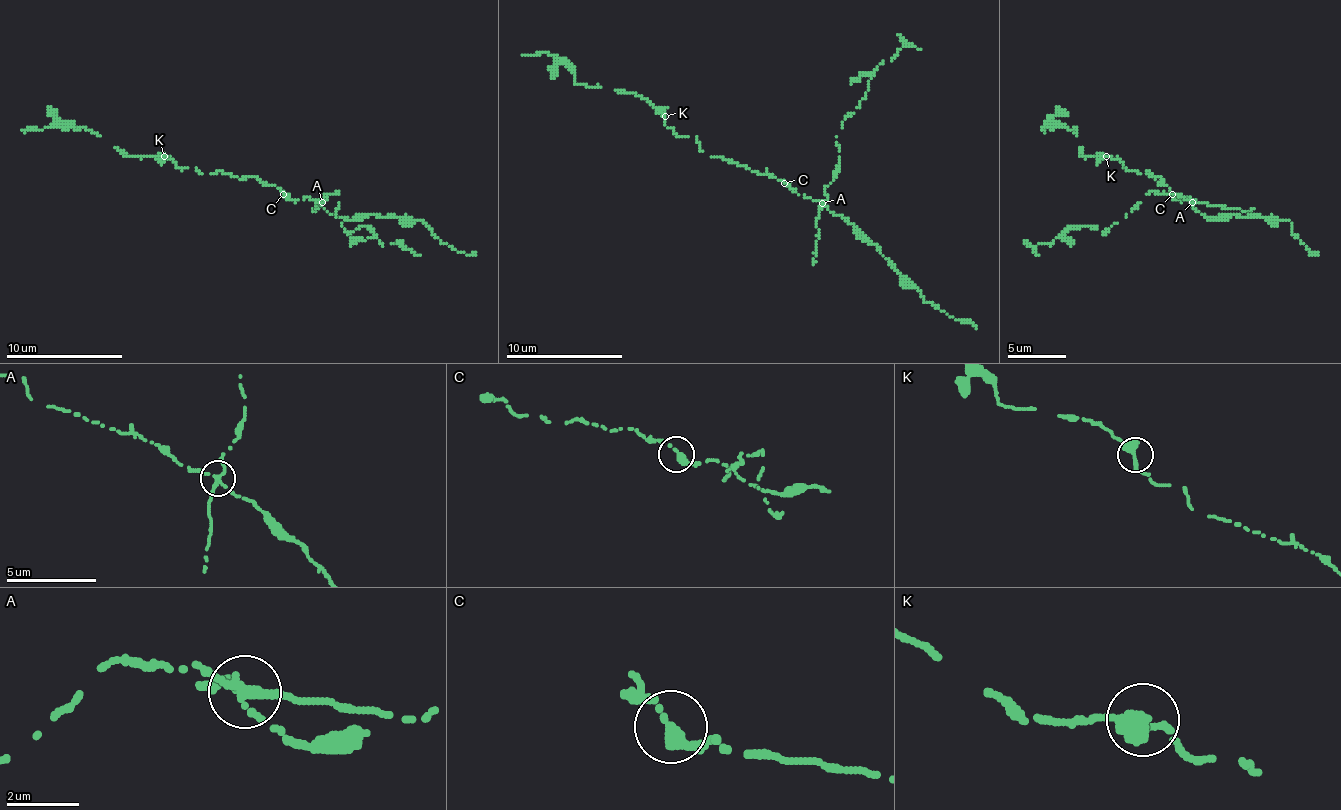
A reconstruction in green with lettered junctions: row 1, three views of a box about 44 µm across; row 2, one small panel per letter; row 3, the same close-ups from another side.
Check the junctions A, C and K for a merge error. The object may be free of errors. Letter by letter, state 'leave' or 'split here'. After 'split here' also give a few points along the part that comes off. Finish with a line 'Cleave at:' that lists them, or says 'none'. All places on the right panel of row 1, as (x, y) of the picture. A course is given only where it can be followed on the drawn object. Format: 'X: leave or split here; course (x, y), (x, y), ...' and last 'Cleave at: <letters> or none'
A: split here; course (1193, 203), (1149, 191), (1126, 217), (1106, 232), (1085, 226), (1059, 235), (1050, 243), (1036, 246), (1039, 255)
C: leave
K: leave
Cleave at: A

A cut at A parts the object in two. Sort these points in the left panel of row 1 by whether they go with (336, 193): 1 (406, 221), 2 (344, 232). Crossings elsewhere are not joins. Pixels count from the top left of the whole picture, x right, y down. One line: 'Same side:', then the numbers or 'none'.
Same side: 2

